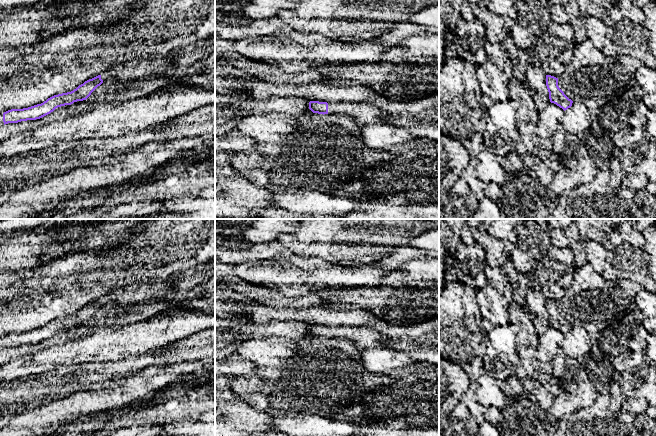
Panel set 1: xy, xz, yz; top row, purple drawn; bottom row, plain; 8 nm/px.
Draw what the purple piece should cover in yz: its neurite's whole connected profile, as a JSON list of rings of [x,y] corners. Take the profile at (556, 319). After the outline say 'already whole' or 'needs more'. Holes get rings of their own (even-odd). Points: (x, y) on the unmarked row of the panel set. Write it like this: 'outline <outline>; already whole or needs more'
outline [[[546,299],[546,310],[551,327],[556,328],[564,335],[572,330],[573,325],[569,323],[558,310],[558,302]]]; already whole

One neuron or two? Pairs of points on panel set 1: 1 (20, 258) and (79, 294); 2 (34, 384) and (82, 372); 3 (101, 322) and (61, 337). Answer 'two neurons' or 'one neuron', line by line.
1: two neurons
2: one neuron
3: one neuron

